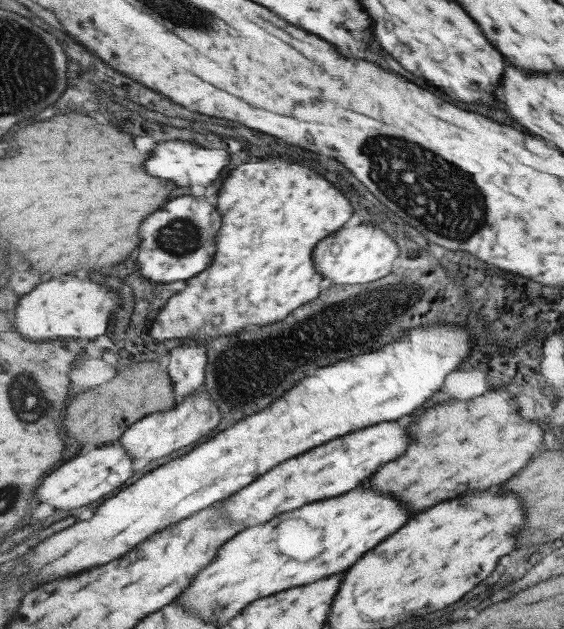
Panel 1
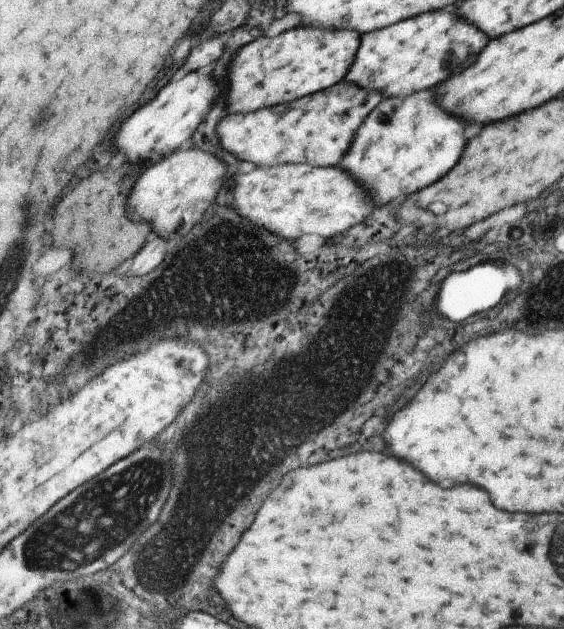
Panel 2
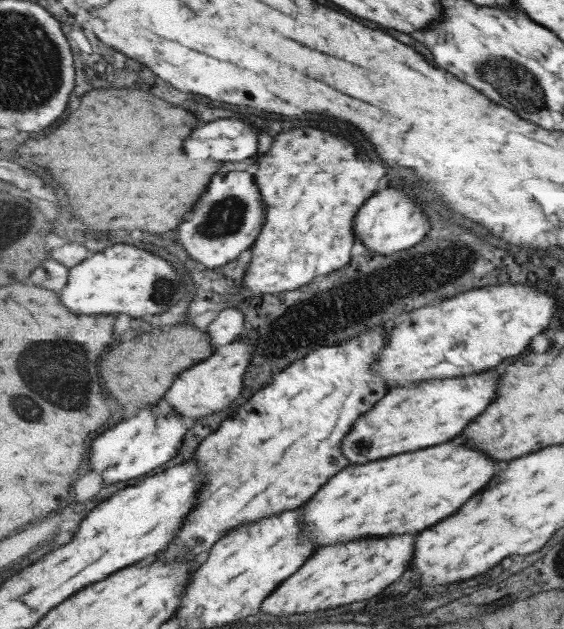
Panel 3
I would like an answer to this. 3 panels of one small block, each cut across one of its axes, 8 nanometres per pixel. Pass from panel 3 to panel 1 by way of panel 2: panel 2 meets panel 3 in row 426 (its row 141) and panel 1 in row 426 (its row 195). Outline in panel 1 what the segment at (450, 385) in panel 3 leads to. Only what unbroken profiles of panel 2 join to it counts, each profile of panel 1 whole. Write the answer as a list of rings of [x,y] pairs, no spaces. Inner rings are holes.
[[[399,421],[381,422],[367,429],[356,430],[277,465],[247,489],[241,489],[239,493],[229,497],[223,504],[223,513],[229,515],[235,523],[253,527],[299,506],[341,496],[361,486],[379,470],[379,466],[403,456],[409,450],[409,444],[409,428],[401,426]]]

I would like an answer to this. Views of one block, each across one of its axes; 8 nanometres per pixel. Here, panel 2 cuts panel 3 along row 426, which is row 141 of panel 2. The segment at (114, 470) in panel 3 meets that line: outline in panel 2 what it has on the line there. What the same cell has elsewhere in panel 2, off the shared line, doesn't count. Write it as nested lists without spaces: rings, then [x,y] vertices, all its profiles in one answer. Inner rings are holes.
[[[189,74],[183,80],[171,82],[159,96],[149,104],[137,110],[129,120],[121,124],[121,136],[115,134],[115,148],[127,156],[129,162],[160,163],[166,156],[171,156],[175,151],[188,146],[195,128],[204,121],[211,110],[213,102],[219,96],[219,86],[211,76]]]

